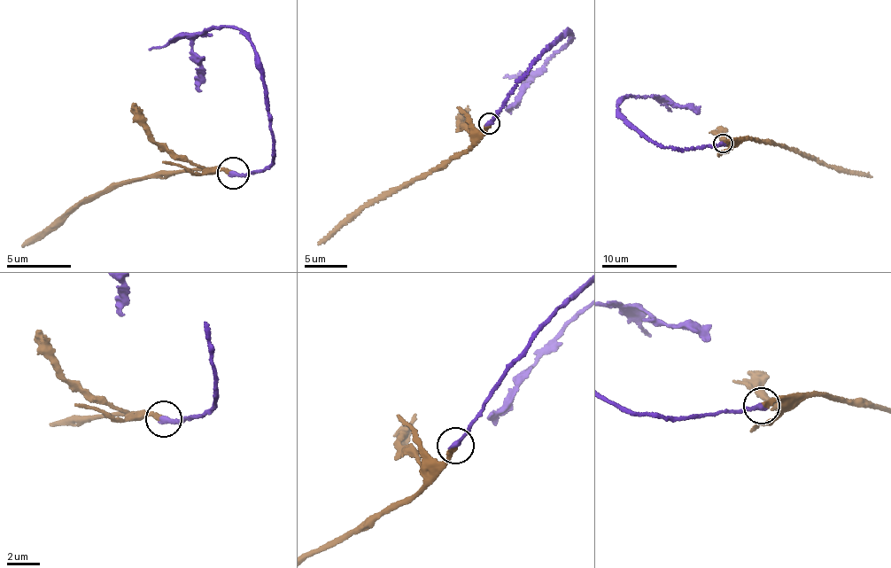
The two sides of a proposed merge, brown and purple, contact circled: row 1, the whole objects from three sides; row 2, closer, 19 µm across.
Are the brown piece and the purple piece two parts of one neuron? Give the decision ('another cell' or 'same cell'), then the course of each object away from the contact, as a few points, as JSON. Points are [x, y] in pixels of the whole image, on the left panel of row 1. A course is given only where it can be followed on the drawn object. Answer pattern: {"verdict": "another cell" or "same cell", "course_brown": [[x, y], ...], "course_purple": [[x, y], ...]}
{"verdict": "same cell", "course_brown": [[232, 173], [191, 170], [154, 174], [83, 198], [22, 247]], "course_purple": [[232, 173], [262, 170], [272, 157], [267, 85], [252, 42], [238, 31], [204, 30], [195, 39], [195, 89]]}

